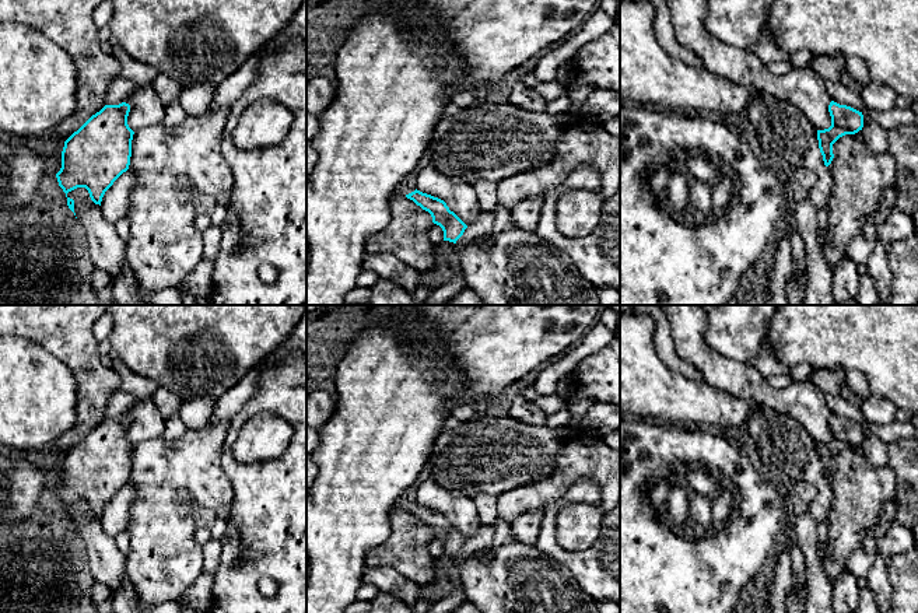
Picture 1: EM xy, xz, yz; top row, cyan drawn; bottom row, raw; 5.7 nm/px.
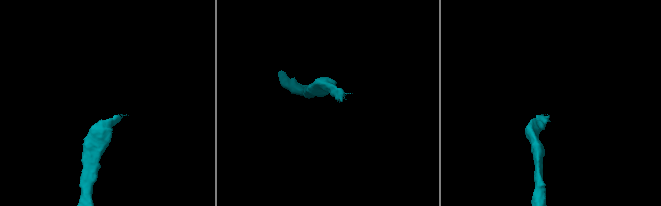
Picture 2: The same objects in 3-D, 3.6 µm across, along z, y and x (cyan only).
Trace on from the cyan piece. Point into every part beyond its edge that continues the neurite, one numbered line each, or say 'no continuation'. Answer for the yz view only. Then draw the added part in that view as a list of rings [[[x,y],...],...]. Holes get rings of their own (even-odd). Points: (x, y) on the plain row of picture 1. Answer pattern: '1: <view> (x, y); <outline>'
no continuation

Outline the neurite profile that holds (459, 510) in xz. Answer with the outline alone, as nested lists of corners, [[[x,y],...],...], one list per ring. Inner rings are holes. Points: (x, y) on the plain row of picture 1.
[[[428,476],[417,488],[417,504],[438,511],[446,516],[466,539],[476,536],[480,522],[472,497],[452,491]]]

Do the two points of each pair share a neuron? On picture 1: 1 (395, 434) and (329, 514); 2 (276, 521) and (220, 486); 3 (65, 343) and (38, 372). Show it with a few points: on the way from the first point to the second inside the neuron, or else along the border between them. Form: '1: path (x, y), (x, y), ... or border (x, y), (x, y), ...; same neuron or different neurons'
1: path (375, 454), (364, 465), (357, 486), (349, 494); same neuron
2: border (221, 463), (232, 490), (232, 505), (227, 518); different neurons
3: border (25, 337), (53, 354), (74, 381); different neurons

